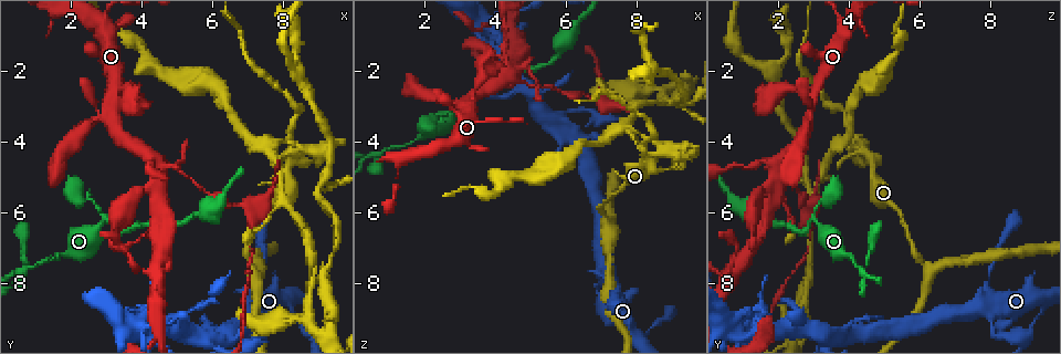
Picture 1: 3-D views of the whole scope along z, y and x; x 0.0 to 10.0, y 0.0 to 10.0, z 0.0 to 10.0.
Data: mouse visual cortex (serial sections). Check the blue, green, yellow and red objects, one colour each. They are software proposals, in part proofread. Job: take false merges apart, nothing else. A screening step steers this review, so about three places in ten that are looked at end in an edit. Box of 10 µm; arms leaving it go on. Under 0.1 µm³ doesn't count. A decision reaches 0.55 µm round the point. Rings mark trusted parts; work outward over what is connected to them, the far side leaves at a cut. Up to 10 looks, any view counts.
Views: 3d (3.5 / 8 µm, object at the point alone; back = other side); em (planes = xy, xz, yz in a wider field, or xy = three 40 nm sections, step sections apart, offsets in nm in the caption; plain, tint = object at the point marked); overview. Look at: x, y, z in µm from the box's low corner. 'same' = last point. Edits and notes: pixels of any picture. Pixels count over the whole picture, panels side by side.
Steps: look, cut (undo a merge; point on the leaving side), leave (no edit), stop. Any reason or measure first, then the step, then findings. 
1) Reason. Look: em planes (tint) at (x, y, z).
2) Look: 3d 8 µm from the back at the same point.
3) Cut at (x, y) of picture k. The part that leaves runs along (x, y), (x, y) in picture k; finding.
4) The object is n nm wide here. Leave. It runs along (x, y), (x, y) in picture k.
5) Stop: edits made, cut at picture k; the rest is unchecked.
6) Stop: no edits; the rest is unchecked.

Thin neck. Look: 3d 8 µm at (3.35, 3.20, 2.90).

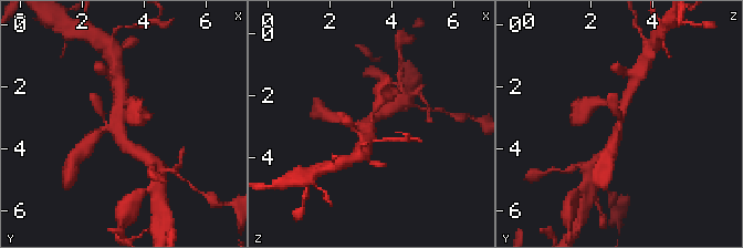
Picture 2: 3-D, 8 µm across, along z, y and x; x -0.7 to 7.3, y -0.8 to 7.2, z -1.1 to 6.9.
Look: 3d 3.5 µm from the back at the same point.

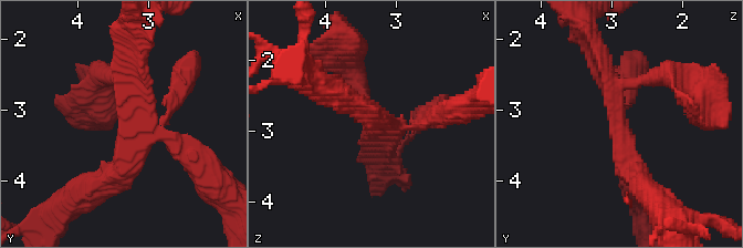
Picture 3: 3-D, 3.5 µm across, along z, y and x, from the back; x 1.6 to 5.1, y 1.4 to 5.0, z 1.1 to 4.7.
Need the tissue. Look: em xy step 2 (tint) at (3.25, 3.25, 2.90).

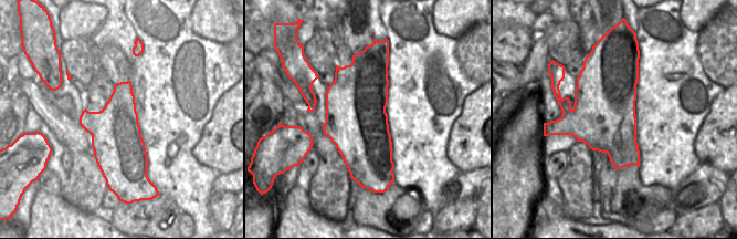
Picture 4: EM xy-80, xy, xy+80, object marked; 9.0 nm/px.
Leave. One cell here.

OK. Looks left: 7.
Sharp bend. Look: 3d 8 µm at (8.70, 4.15, 4.45).

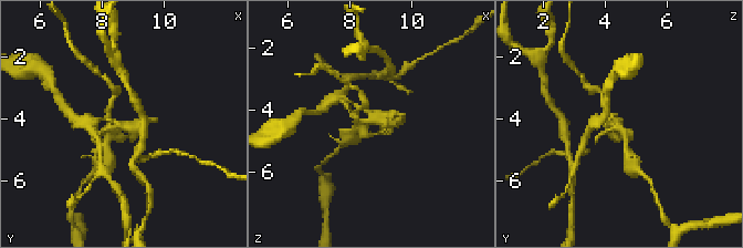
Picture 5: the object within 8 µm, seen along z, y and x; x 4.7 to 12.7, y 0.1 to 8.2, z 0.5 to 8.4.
Look: 3d 3.5 µm at the same point.

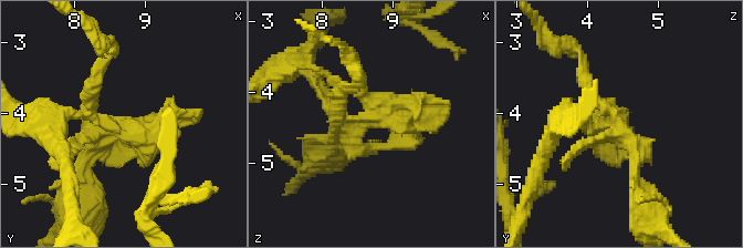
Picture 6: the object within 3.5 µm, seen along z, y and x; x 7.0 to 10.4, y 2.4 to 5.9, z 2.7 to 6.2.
Cut at (123, 135) of picture 6. The part that leaves runs along (91, 157), (124, 127), (91, 116) in picture 6; a second cell is stuck on.

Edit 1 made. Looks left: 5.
Look: 3d 8 µm from the back at (4.45, 4.70, 2.10).

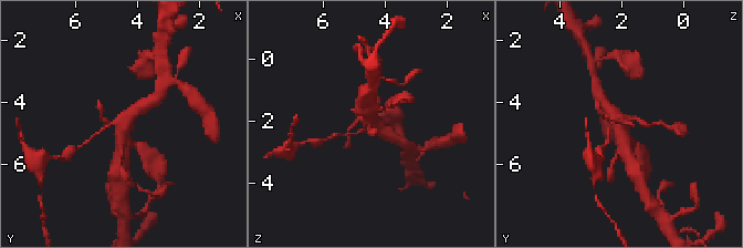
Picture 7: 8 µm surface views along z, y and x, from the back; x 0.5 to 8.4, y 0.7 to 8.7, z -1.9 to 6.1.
Zoom in. Look: 3d 3.5 µm at the same point.

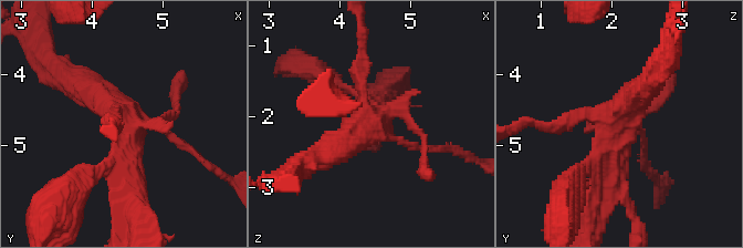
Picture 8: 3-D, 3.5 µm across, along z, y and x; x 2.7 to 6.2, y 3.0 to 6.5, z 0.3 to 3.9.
Need the tissue. Look: em xy step 3 (tint) at (4.50, 4.65, 2.10).

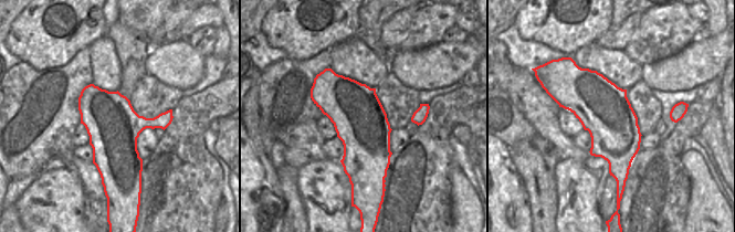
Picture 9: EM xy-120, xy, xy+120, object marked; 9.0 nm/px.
Cut at (184, 145) of picture 8. Two cells meet here.

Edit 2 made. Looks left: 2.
Stop: edits made, cut at picture 6, cut at picture 8; the rest is unchecked.

